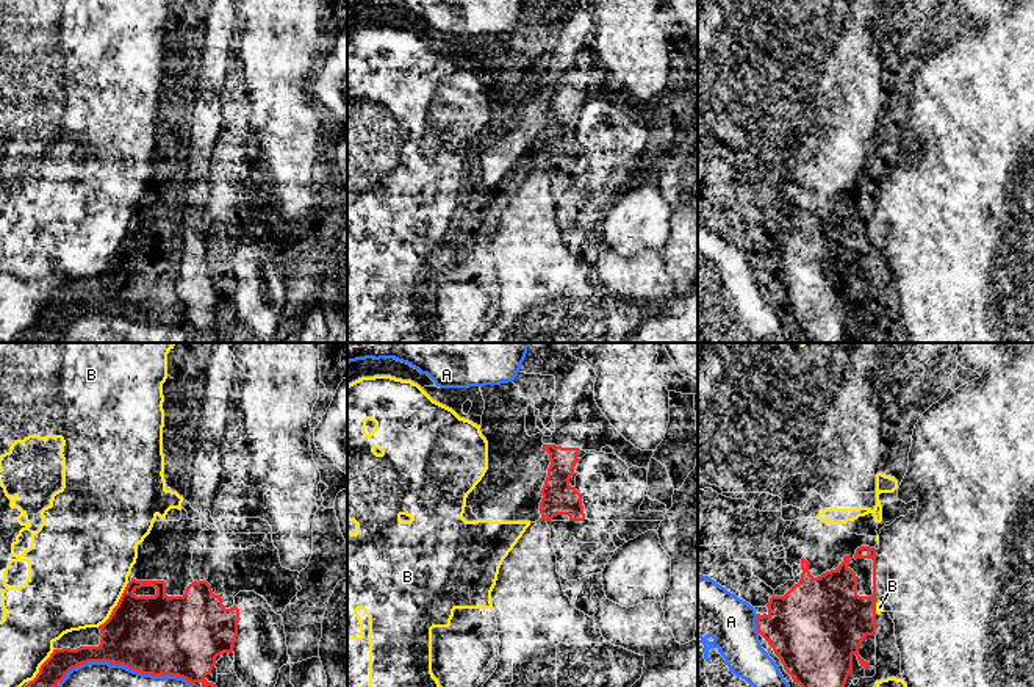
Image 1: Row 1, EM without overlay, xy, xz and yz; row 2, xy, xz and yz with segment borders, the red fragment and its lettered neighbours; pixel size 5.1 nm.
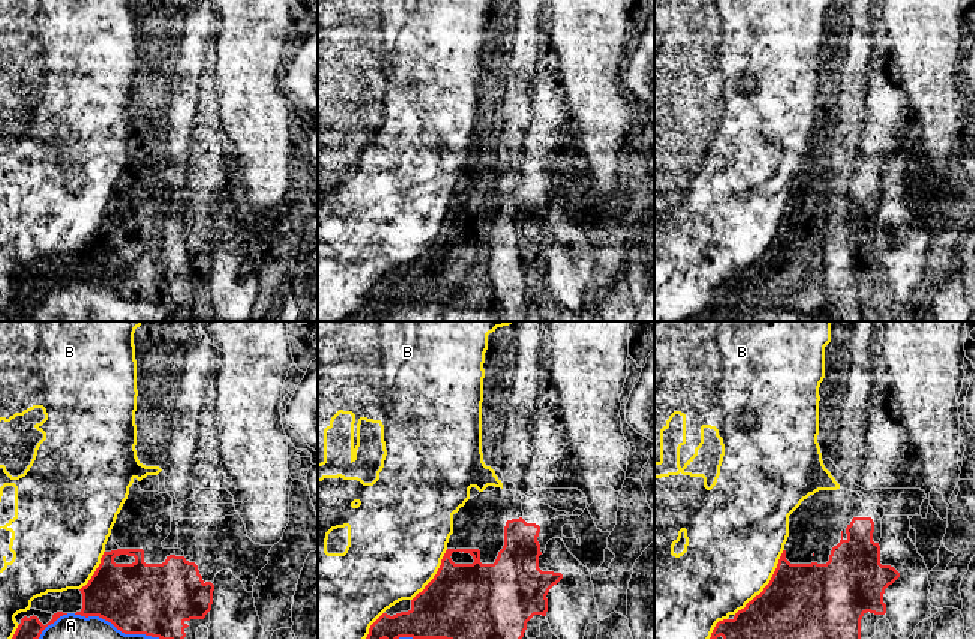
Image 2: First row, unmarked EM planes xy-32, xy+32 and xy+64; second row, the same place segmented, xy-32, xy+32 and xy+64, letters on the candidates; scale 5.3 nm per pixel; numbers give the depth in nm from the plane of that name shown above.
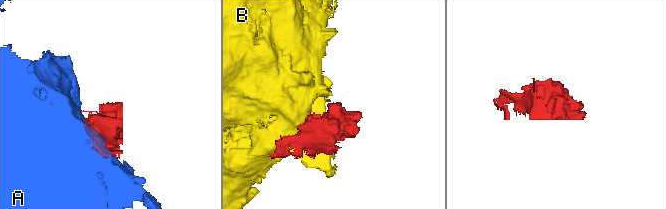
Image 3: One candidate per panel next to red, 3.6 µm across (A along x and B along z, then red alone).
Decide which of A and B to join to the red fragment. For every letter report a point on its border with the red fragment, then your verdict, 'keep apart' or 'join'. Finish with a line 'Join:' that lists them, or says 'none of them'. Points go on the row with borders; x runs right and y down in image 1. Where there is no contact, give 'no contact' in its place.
A: meets red in xy at (125, 665); keep apart
B: meets red in xy at (116, 606); keep apart
Join: none of them

